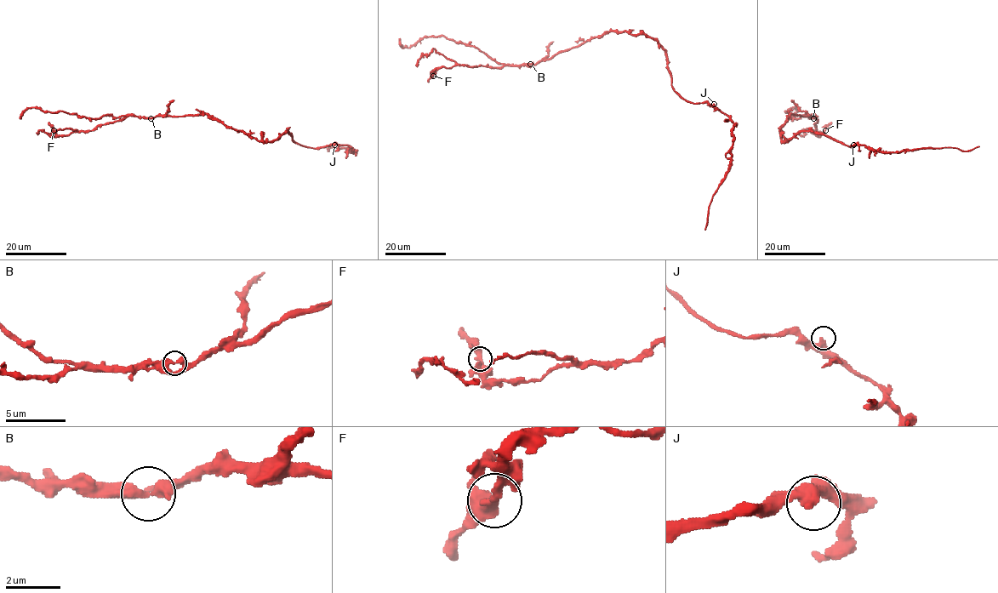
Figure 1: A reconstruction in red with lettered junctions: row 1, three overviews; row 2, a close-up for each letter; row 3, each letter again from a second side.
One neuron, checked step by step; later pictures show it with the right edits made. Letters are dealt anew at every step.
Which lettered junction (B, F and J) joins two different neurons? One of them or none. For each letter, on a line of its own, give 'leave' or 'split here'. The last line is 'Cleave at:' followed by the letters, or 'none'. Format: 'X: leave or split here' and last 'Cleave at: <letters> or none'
B: leave
F: leave
J: leave
Cleave at: none

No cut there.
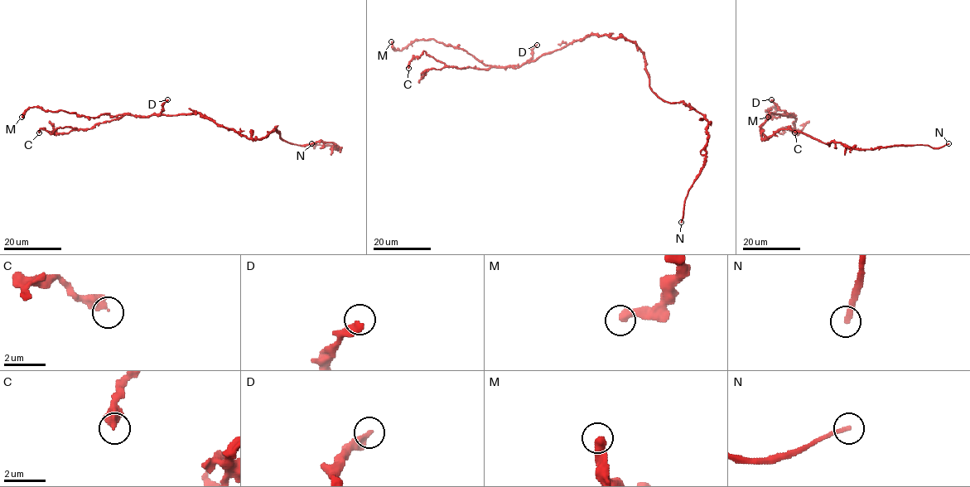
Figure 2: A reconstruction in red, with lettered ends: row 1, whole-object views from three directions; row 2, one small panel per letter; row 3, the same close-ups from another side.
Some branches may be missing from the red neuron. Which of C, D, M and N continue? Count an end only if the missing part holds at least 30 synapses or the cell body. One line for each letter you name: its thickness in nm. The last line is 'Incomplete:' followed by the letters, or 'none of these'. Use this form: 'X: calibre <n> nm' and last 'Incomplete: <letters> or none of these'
N: calibre 220 nm
Incomplete: N

